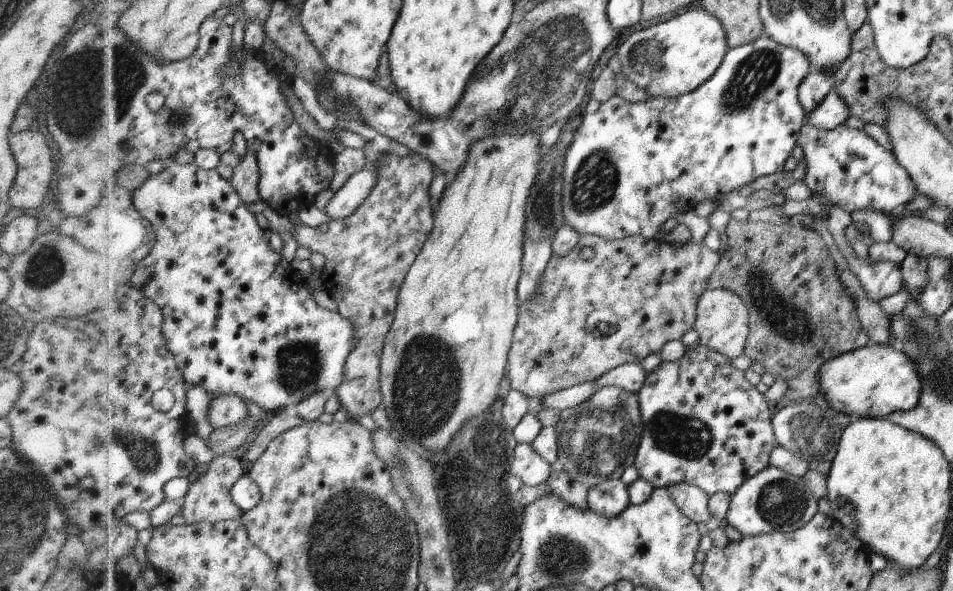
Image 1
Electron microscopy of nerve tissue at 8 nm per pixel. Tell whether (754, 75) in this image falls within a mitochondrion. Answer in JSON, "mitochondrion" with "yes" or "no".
{"mitochondrion":"yes"}

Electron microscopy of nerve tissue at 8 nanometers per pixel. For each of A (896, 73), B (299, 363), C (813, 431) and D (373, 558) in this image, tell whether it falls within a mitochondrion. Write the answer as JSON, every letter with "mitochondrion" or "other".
{"A":"other","B":"mitochondrion","C":"mitochondrion","D":"mitochondrion"}

